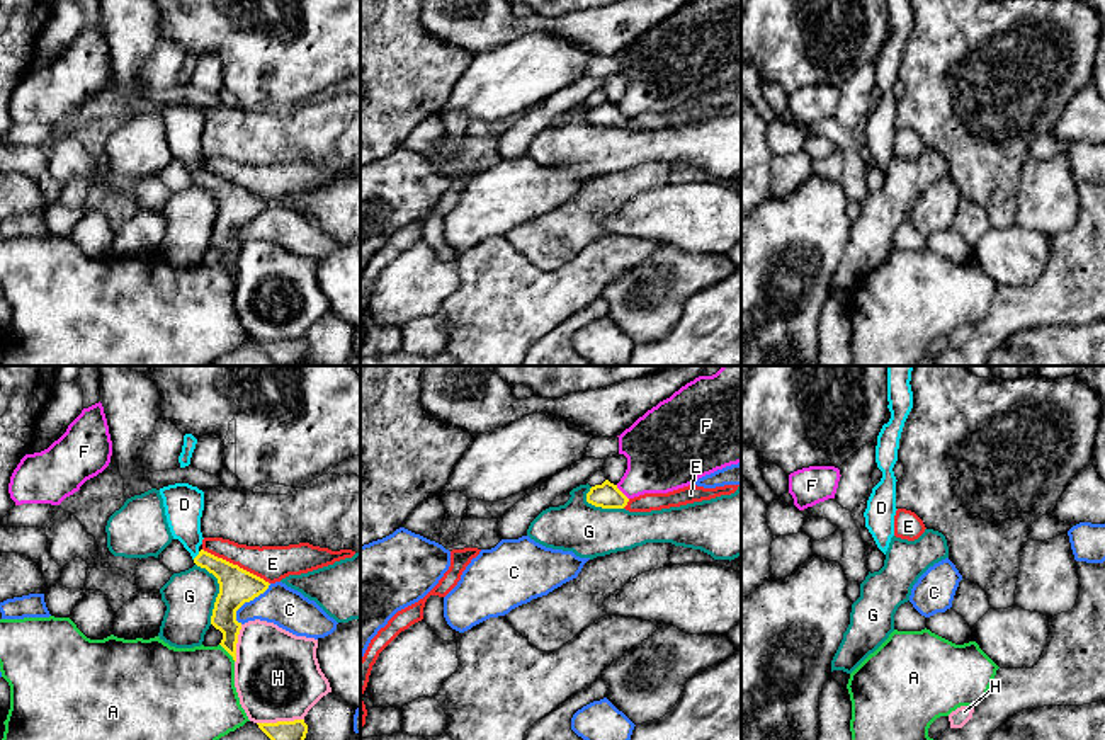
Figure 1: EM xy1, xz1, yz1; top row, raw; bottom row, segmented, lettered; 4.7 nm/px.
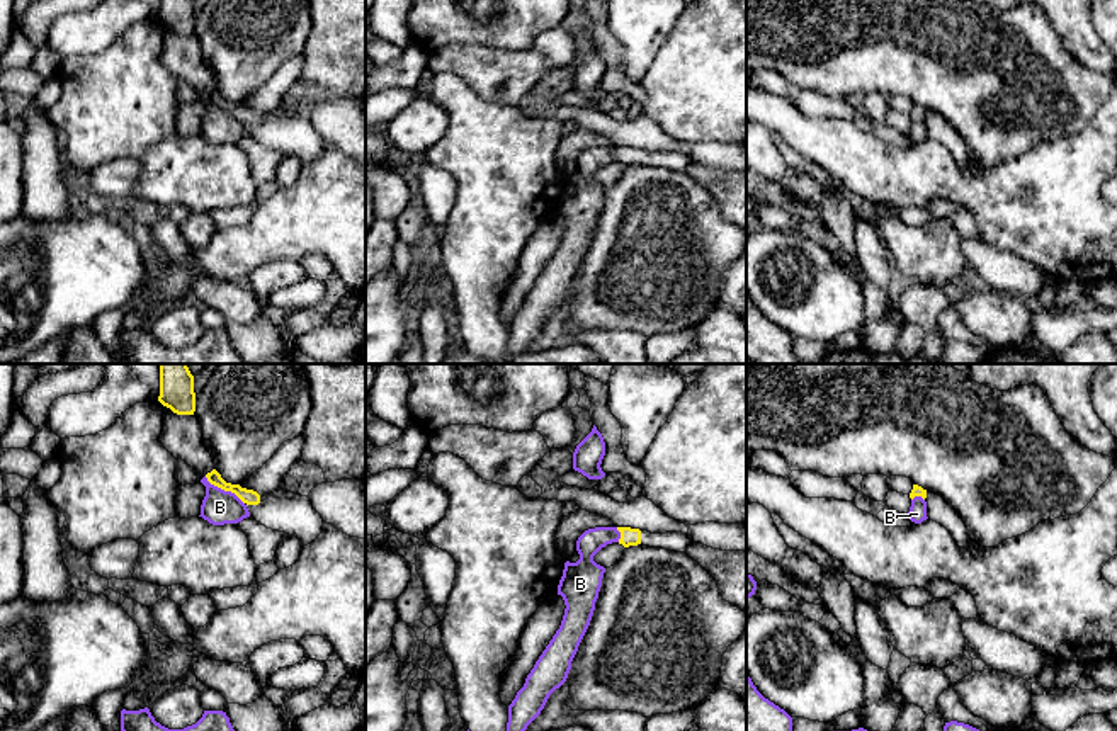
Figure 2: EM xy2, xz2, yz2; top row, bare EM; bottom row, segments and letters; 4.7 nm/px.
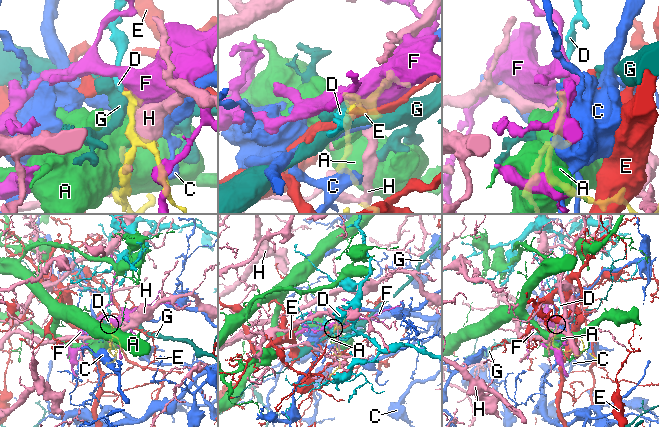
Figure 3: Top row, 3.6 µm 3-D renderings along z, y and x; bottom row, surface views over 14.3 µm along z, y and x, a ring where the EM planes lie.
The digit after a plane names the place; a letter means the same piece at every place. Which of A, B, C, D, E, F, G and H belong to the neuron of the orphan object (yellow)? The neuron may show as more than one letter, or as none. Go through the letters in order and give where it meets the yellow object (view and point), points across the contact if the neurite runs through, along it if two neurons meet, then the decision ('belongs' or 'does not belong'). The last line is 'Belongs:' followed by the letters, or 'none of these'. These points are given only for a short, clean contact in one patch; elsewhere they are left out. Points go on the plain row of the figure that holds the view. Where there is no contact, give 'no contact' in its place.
A: xy1 (226, 269) | along xy1 (220, 262), (235, 279) | does not belong
B: xy2 (225, 109) | does not belong
C: xy1 (247, 220) | along xy1 (271, 203), (237, 230), (238, 242) | does not belong
D: xy1 (198, 174) | across xy1 (237, 204), (218, 186), (198, 174), (184, 143), (184, 123) | belongs
E: xy1 (237, 184) | along xy1 (203, 167), (262, 196), (269, 203) | does not belong
F: xz1 (621, 111) | along xz1 (616, 104), (628, 118) | does not belong
G: xy1 (220, 210) | along xy1 (196, 182), (204, 186), (218, 203), (209, 242) | does not belong
H: xy1 (237, 261) | does not belong
Belongs: D

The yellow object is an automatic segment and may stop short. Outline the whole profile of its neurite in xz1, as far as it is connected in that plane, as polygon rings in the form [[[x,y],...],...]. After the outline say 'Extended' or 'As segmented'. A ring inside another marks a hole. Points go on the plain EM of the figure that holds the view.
[[[605,99],[602,104],[590,107],[586,121],[602,128],[624,128],[629,117],[617,107],[617,104]]]. As segmented

